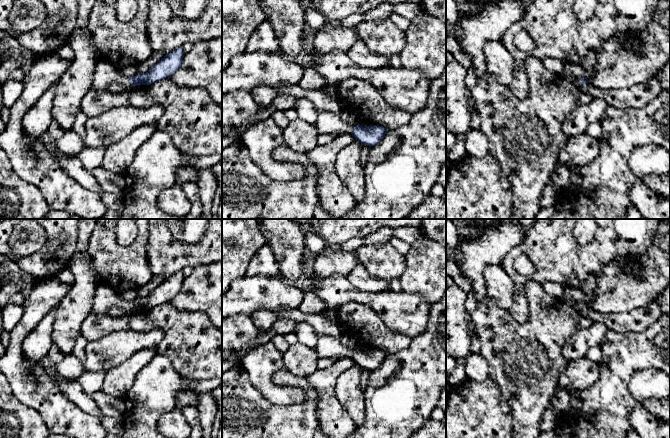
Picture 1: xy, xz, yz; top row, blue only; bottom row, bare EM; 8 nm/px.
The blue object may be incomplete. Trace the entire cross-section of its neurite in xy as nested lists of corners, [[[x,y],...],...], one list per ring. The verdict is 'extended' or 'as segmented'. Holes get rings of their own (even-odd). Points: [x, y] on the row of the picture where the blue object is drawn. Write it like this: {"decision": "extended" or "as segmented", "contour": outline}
{"decision": "extended", "contour": [[[182,46],[167,53],[157,64],[146,73],[137,73],[128,78],[124,76],[113,64],[105,59],[98,59],[96,64],[92,88],[106,90],[112,83],[123,86],[150,85],[164,78],[171,77],[180,67],[184,58]]]}

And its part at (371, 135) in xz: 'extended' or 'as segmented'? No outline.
extended

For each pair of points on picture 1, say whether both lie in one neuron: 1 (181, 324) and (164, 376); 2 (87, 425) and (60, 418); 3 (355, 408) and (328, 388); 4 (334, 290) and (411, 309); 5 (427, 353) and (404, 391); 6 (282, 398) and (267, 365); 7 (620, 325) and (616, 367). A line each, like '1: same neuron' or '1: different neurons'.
1: different neurons
2: same neuron
3: different neurons
4: same neuron
5: same neuron
6: same neuron
7: different neurons

